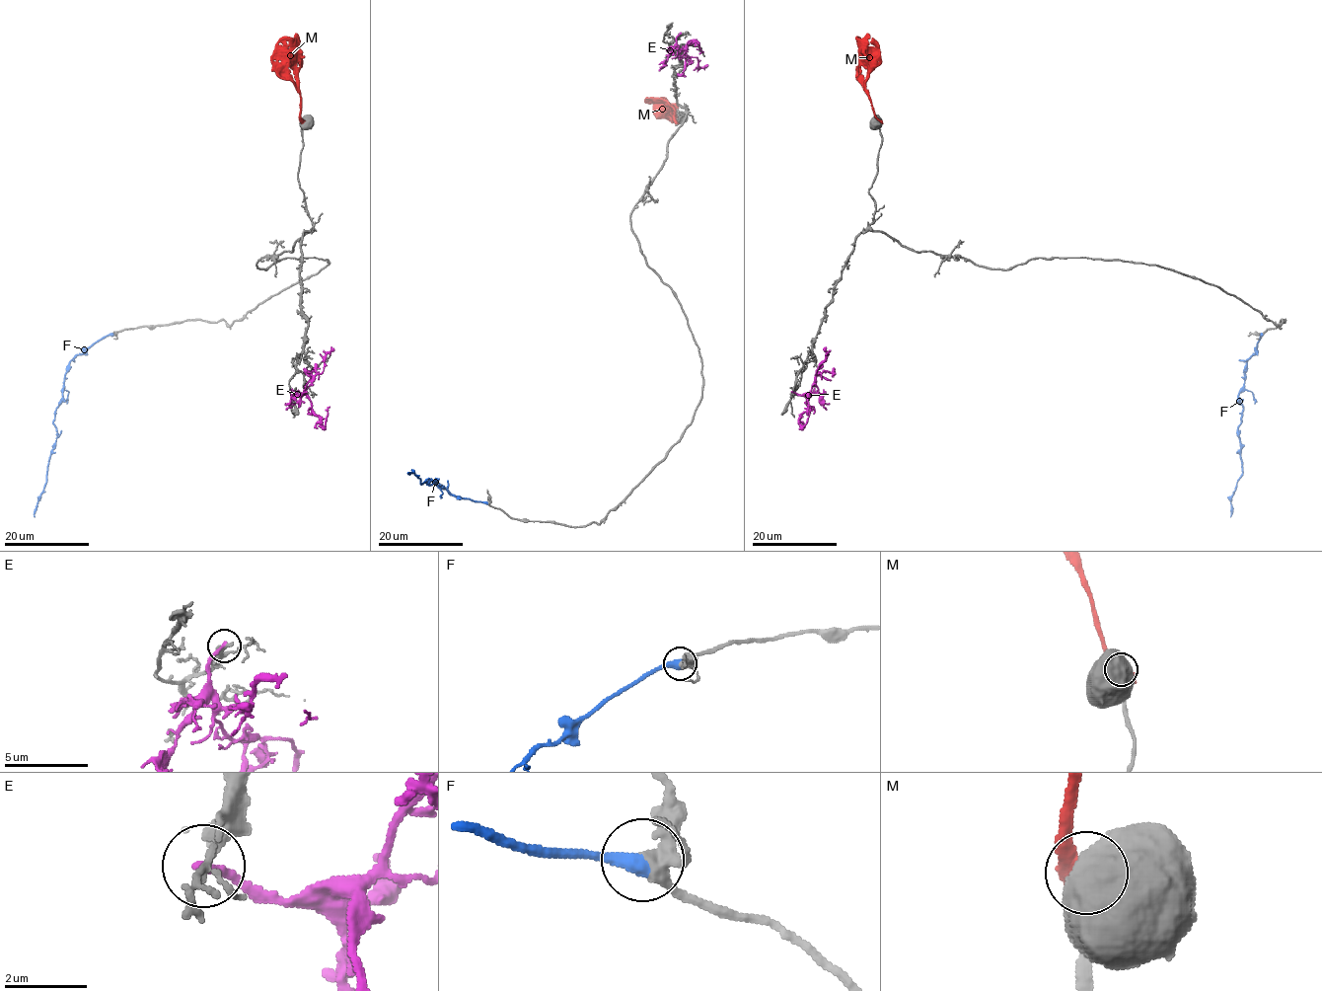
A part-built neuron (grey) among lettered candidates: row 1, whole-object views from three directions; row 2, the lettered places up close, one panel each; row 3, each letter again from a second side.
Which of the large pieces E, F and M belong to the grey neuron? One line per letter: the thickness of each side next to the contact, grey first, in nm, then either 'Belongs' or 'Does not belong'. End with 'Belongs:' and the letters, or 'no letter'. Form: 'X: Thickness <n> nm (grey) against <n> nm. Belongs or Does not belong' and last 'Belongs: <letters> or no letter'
E: Thickness 260 nm (grey) against 200 nm. Does not belong
F: Thickness 300 nm (grey) against 440 nm. Belongs
M: Thickness 800 nm (grey) against 440 nm. Does not belong
Belongs: F

